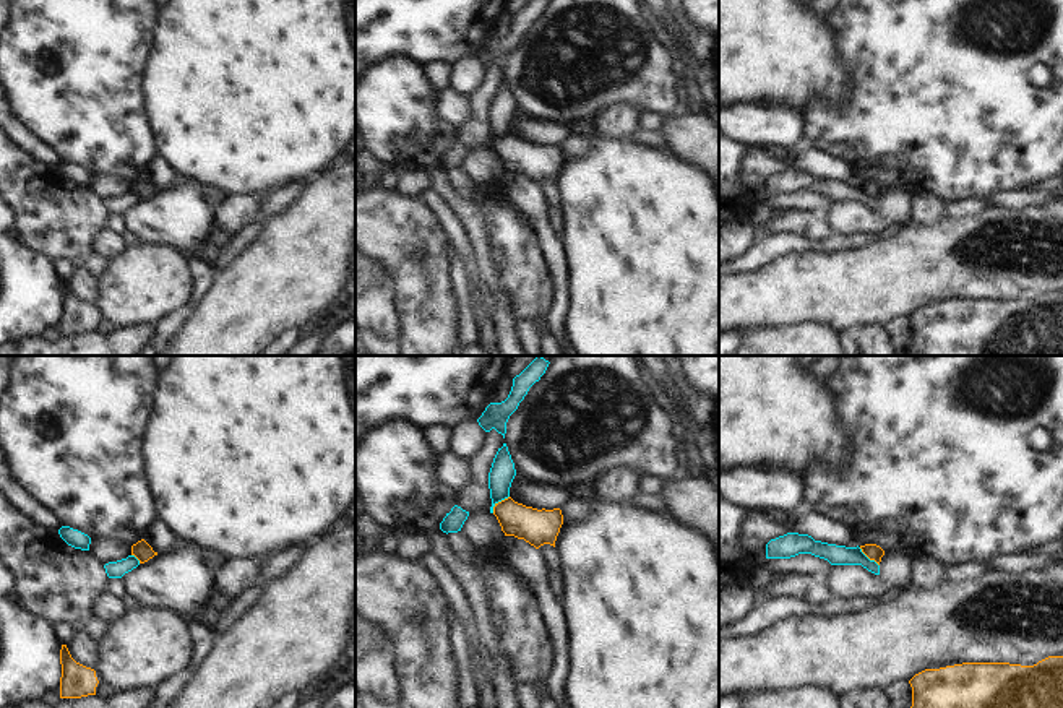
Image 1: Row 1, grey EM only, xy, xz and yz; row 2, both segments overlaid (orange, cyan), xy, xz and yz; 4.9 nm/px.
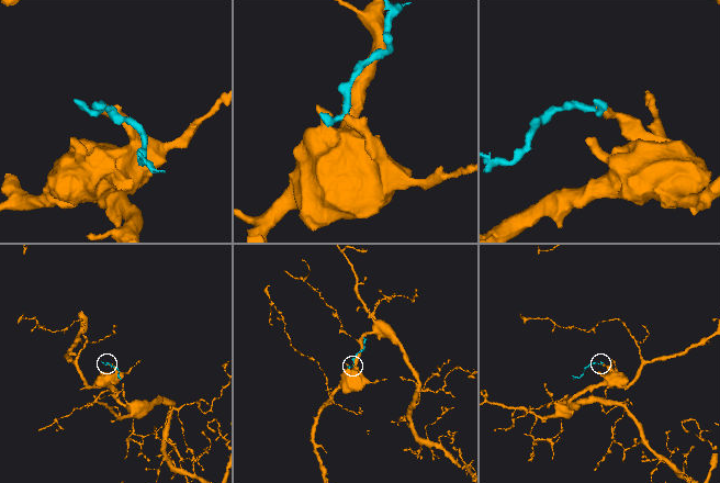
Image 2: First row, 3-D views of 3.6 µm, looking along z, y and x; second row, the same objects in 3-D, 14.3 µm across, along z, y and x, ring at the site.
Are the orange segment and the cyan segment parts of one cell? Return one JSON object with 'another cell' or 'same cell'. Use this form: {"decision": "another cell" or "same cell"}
{"decision": "another cell"}

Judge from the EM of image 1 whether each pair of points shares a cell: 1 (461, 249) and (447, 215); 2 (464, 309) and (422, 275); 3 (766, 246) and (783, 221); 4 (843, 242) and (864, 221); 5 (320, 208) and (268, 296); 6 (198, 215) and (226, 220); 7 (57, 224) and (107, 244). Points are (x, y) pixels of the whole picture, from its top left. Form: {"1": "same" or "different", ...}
{"1": "same", "2": "different", "3": "different", "4": "different", "5": "same", "6": "different", "7": "different"}

